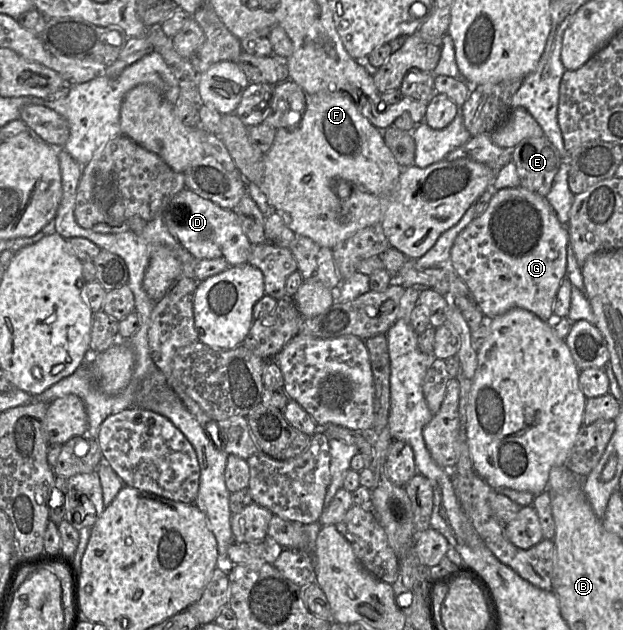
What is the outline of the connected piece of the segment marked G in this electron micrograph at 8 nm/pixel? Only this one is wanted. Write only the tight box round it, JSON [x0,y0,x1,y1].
[449,186,569,322]

